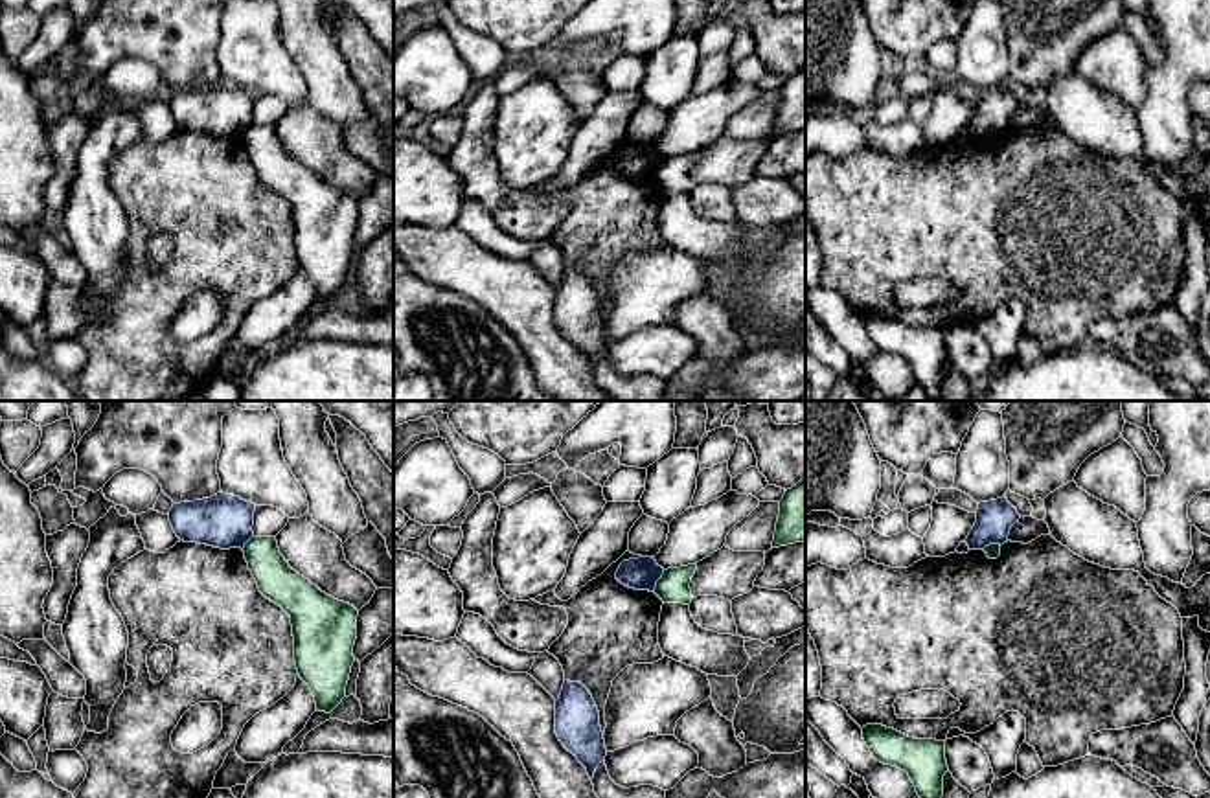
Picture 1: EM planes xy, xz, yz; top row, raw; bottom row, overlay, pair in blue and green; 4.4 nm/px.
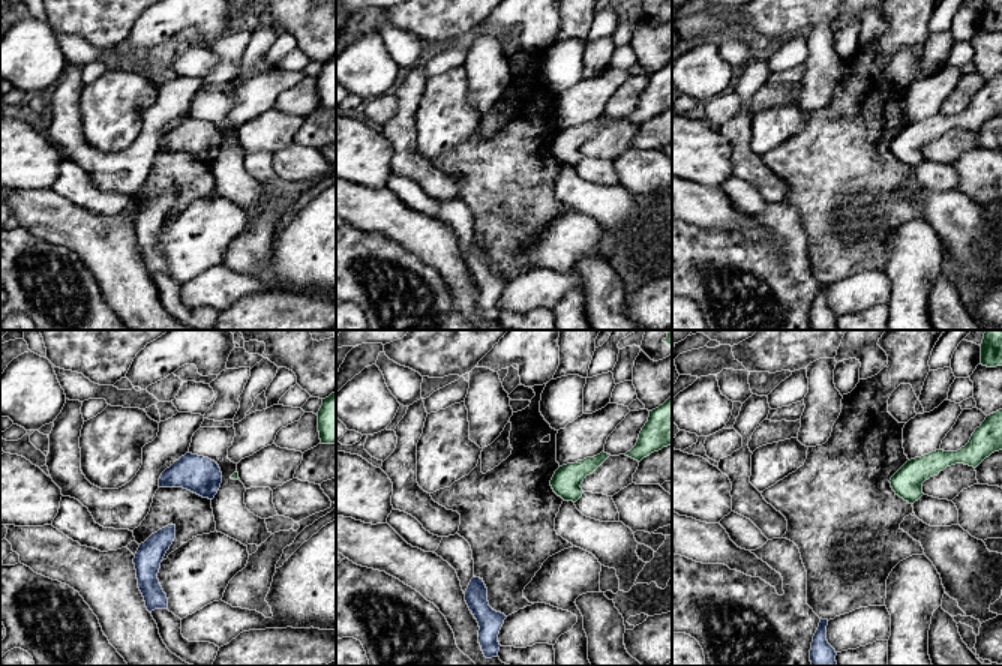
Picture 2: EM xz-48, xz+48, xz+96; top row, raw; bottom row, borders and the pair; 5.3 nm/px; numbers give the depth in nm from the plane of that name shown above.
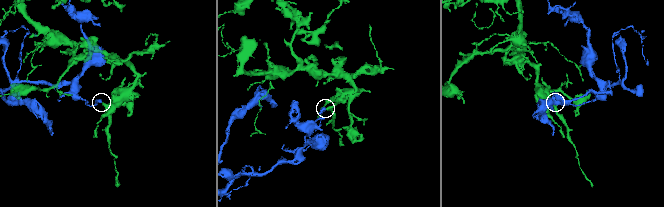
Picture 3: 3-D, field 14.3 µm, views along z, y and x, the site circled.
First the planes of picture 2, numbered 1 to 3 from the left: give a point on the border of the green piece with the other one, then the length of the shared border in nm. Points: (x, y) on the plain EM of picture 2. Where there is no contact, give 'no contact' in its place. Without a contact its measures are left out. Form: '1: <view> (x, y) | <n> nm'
1: no contact
2: no contact
3: no contact

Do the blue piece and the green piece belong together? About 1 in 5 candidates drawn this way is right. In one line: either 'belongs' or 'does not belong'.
does not belong

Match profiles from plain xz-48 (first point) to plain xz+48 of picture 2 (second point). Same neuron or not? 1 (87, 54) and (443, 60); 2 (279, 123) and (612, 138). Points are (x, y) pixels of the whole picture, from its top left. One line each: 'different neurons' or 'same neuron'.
1: different neurons
2: same neuron

